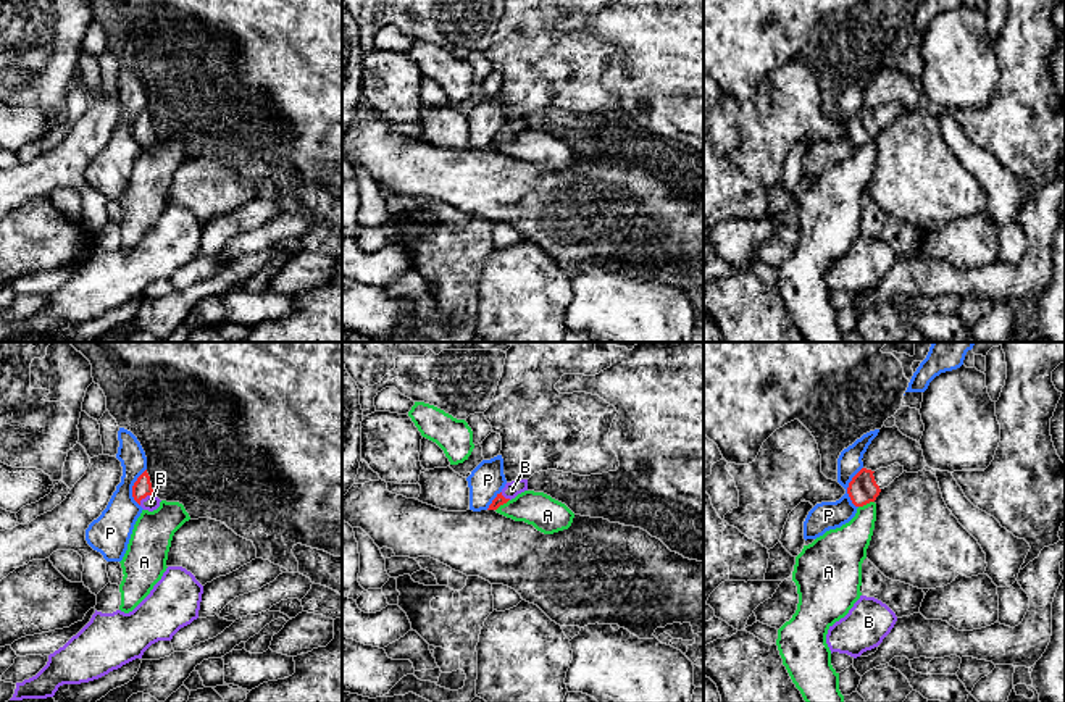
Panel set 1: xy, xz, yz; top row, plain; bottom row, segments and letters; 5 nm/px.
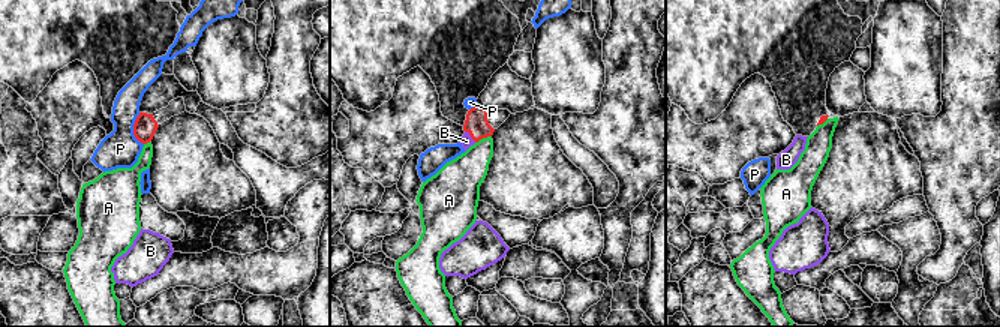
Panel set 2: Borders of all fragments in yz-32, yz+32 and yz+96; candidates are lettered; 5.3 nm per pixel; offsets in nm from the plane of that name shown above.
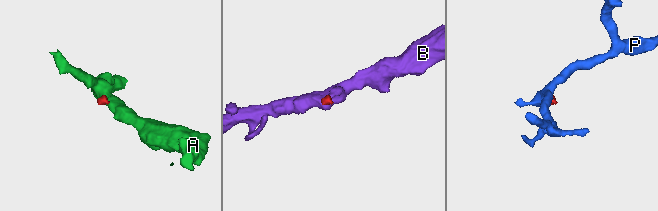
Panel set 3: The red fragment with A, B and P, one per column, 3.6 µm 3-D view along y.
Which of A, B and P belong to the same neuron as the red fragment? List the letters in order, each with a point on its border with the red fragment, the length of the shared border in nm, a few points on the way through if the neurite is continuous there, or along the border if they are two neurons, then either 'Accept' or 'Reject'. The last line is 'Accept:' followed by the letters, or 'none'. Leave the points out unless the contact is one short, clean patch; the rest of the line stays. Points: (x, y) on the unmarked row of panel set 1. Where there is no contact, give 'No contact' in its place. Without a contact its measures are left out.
A: Touches red at yz (865, 142). Shared border 90 nm. Boundary: yz (873, 139), (859, 146). Reject
B: Touches red at xy (144, 136). Shared border 90 nm. Path across: xy (142, 126), (144, 136), (150, 141). Accept
P: Touches red at yz (847, 126). Shared border 220 nm. Boundary: yz (862, 105), (847, 126), (847, 134), (856, 146). Reject
Accept: B

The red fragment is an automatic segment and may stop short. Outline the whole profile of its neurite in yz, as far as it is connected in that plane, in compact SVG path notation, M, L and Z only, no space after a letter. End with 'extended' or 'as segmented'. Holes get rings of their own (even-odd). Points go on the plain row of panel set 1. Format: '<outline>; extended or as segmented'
M894 102L876 110L862 107L849 121L847 132L855 145L875 140L879 131L904 111L904 105Z; extended

